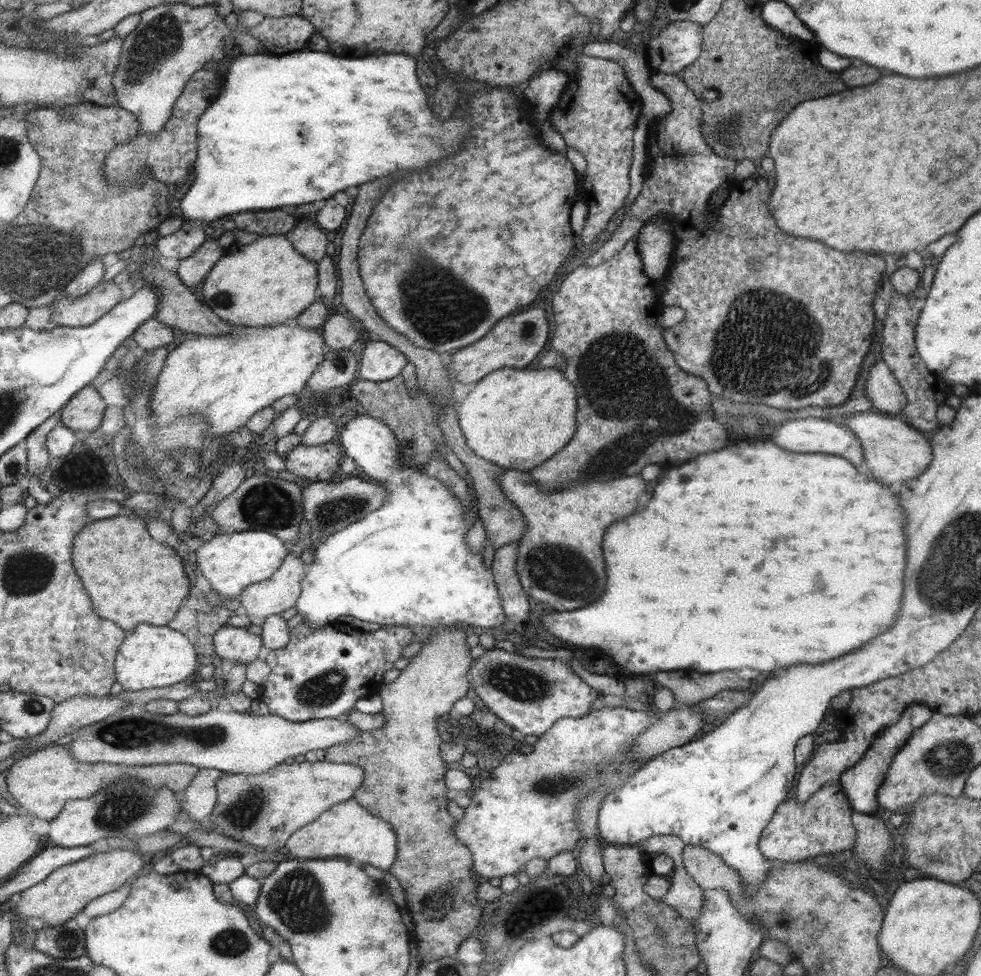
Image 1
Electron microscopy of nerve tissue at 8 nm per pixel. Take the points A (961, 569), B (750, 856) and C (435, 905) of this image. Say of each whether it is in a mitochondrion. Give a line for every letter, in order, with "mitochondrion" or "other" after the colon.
A: mitochondrion
B: other
C: mitochondrion

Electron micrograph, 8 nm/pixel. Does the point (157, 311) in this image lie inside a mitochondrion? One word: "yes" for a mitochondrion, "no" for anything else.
no

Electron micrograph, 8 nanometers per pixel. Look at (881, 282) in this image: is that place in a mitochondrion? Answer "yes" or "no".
no

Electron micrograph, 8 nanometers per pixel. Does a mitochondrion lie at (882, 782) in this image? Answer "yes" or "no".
no

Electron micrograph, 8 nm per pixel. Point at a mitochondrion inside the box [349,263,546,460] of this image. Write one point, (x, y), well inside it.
(442, 319)

